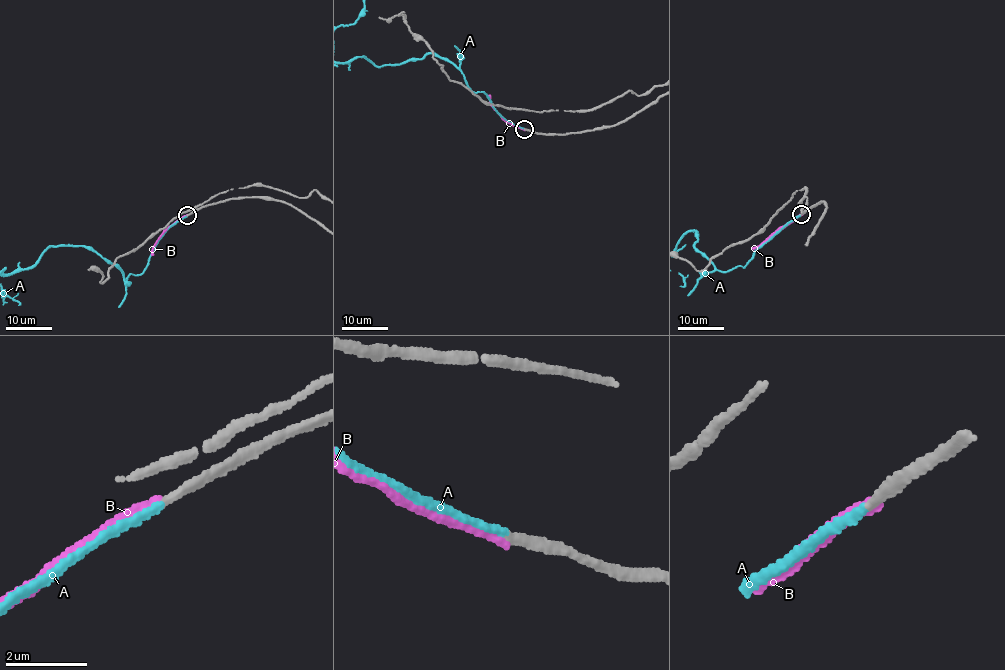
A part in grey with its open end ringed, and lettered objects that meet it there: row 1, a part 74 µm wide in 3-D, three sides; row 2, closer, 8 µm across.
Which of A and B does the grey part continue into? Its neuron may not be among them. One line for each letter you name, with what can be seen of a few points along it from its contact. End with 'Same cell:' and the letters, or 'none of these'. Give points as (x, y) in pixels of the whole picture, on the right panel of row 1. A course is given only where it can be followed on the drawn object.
Same cell: A

